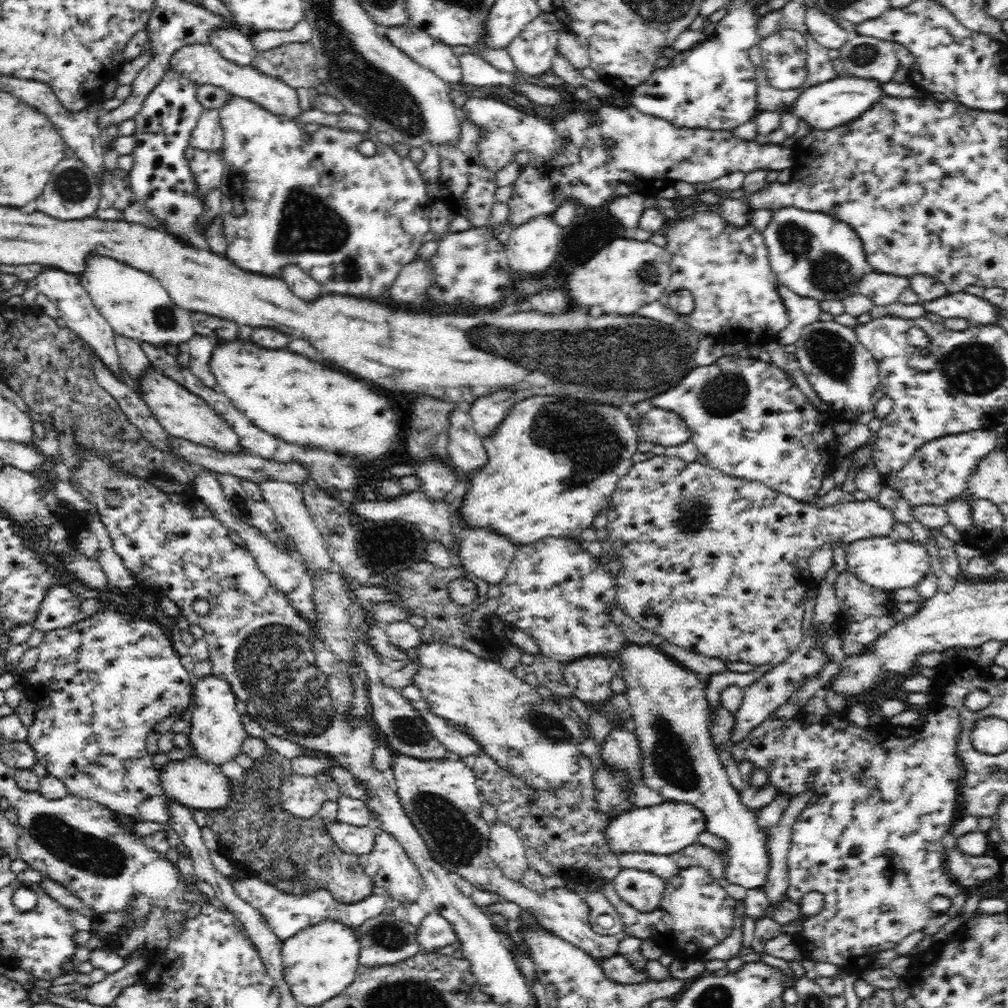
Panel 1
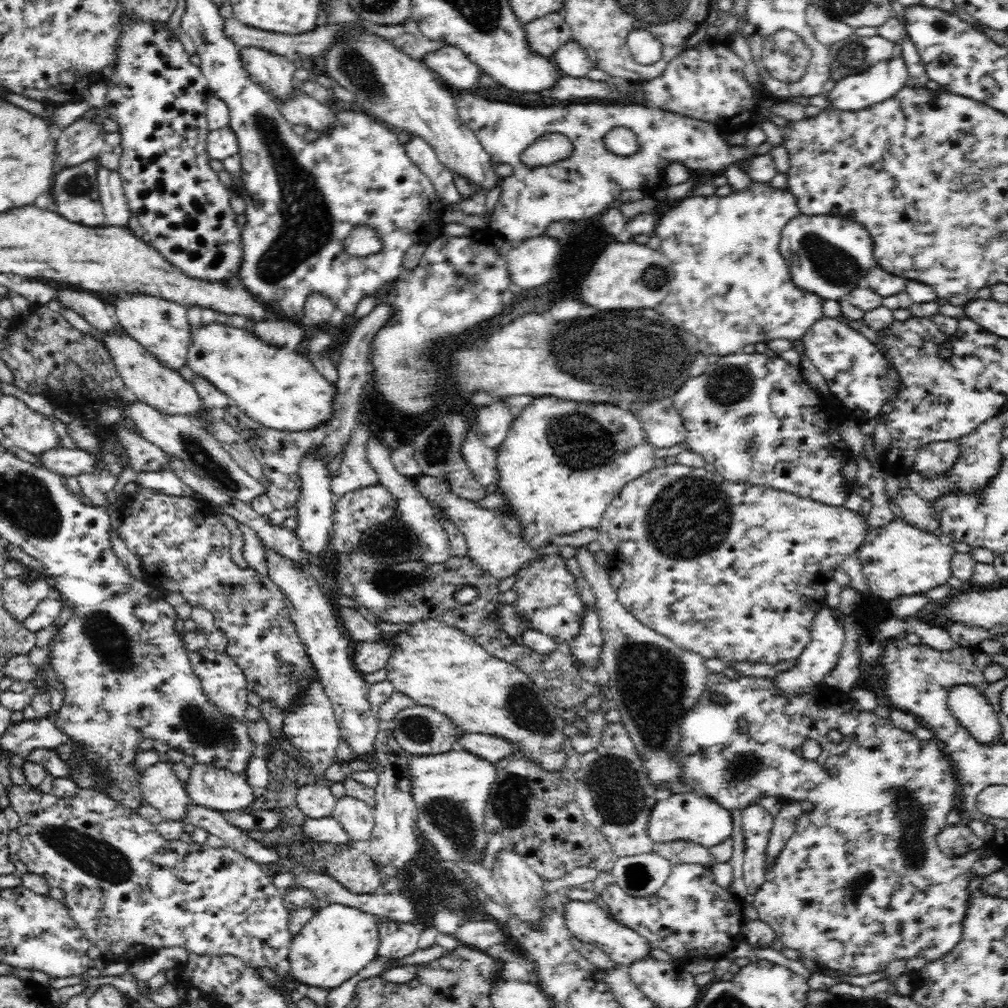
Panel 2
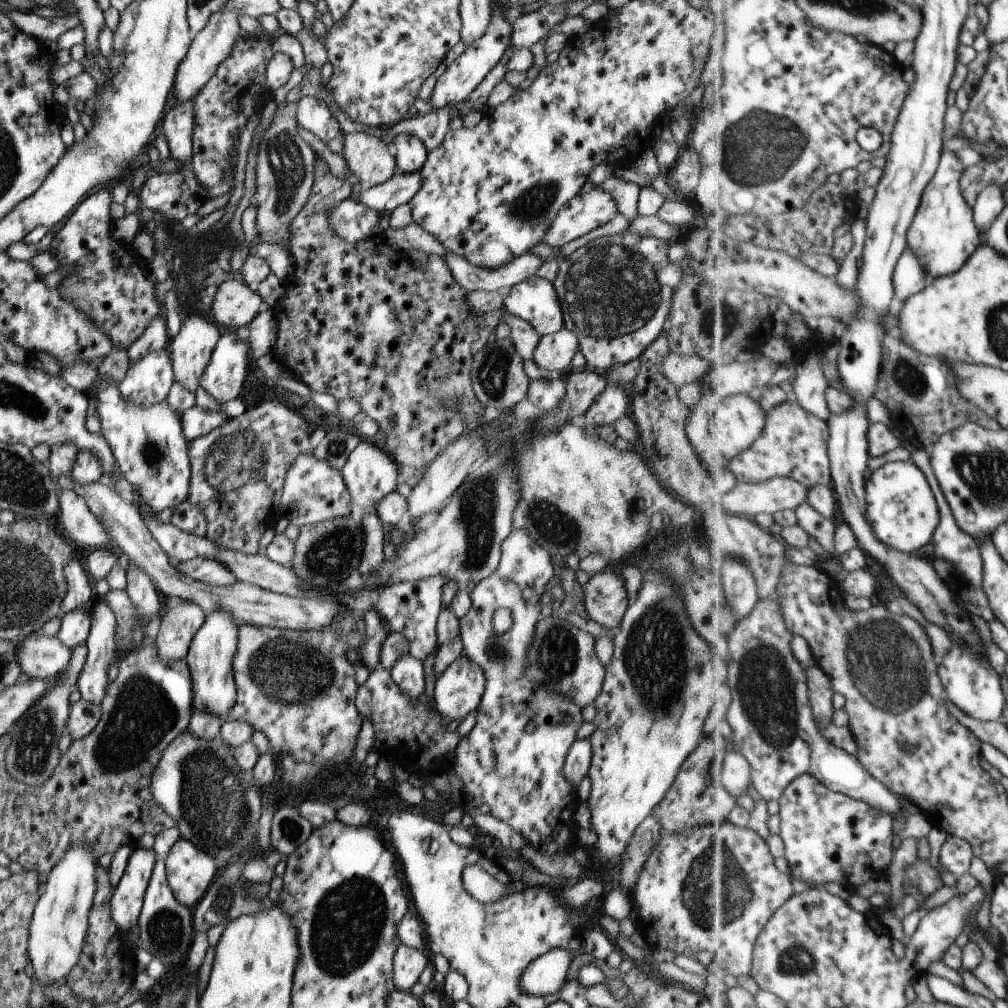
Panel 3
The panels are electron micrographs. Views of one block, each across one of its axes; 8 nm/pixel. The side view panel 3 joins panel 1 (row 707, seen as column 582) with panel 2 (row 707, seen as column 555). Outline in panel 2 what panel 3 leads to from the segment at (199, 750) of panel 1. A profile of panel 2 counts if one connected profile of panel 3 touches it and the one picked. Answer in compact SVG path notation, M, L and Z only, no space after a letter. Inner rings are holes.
M202 648L197 651L189 651L189 661L194 674L200 679L200 684L208 699L218 705L218 709L226 717L234 717L240 721L246 721L244 712L248 708L248 689L246 689L246 675L242 673L240 665L230 659L226 652L217 652L208 648Z

